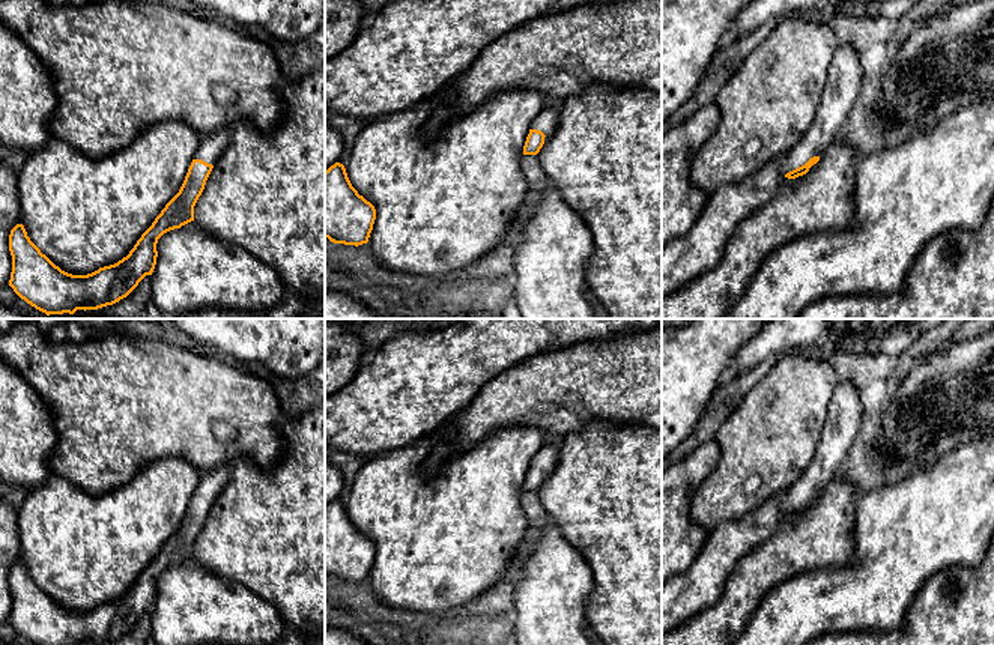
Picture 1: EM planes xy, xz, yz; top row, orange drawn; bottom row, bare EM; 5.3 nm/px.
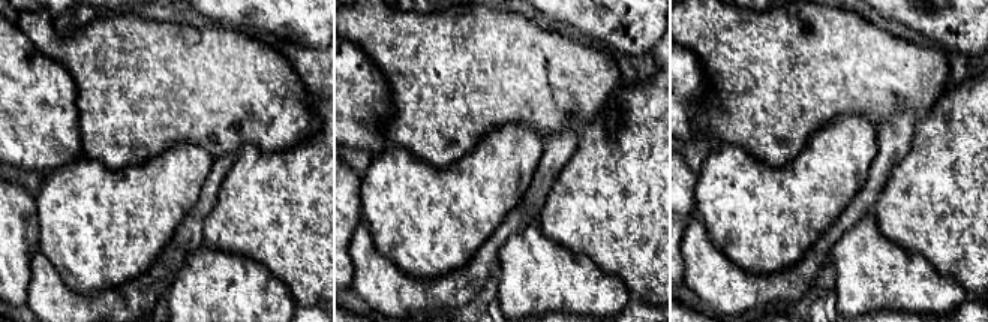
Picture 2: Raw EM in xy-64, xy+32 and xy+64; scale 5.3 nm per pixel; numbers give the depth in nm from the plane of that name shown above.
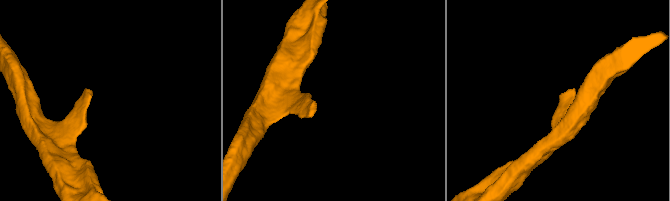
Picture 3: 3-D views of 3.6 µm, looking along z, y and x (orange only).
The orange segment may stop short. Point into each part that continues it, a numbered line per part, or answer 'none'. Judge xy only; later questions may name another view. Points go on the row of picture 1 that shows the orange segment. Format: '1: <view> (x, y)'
1: xy (211, 148)

